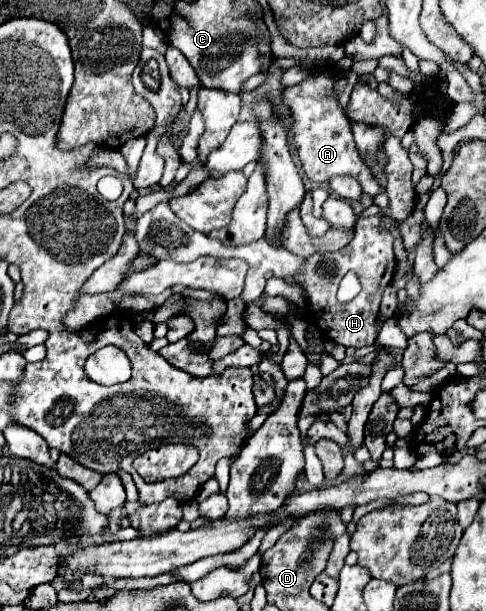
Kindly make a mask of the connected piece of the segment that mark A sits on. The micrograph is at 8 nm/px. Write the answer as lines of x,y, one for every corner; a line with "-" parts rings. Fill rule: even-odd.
320,73
320,75
308,77
302,85
284,89
284,103
288,105
294,117
294,143
296,143
306,177
318,183
328,183
336,175
354,177
366,195
376,197
382,191
370,167
367,167
366,163
360,159
354,137
352,137
350,121
344,115
344,109
338,107
334,99
334,77

